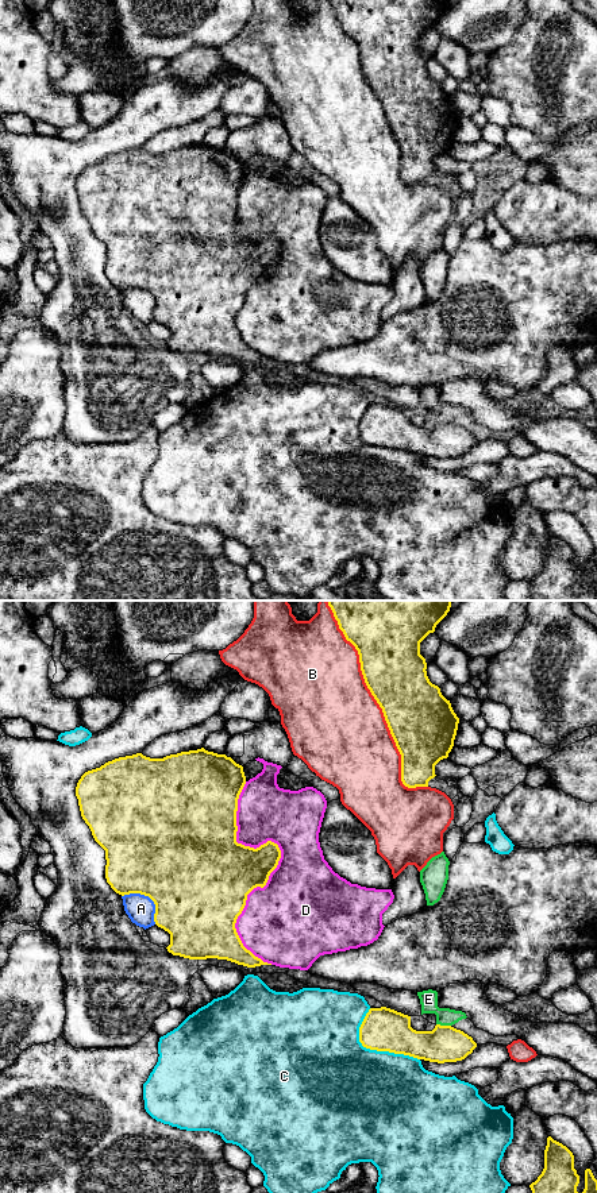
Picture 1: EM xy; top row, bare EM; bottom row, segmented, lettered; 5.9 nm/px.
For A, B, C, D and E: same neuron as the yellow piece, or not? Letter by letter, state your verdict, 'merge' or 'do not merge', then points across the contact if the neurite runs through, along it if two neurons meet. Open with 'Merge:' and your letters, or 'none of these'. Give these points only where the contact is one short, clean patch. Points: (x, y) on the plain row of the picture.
Merge: none of these
A: do not merge
B: do not merge
C: do not merge
D: do not merge
E: do not merge

